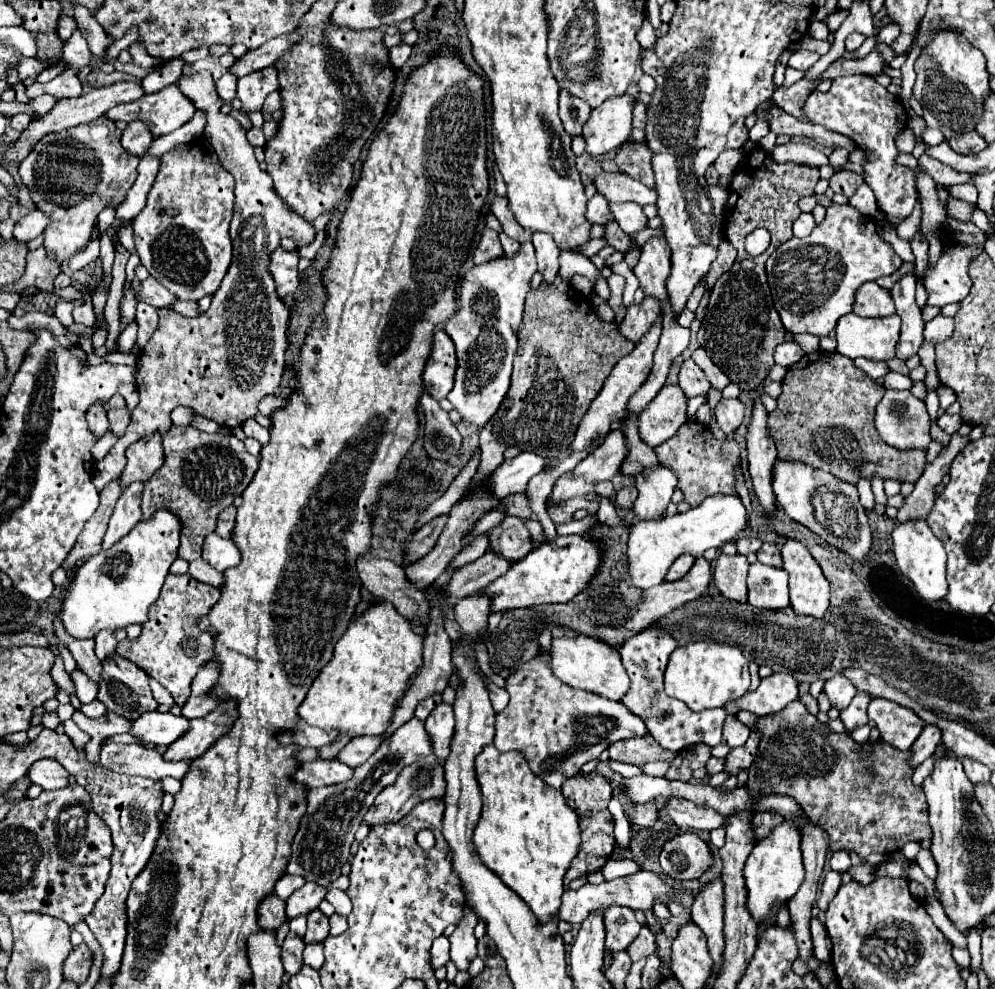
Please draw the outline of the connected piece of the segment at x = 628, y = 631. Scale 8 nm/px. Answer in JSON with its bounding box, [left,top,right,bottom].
[598,556,712,648]

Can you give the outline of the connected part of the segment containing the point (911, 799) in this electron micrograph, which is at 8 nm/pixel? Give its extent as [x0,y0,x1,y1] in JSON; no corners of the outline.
[748,700,932,858]

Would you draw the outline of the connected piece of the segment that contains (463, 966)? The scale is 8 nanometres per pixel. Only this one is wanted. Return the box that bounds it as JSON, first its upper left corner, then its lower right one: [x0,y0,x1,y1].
[448,902,478,970]

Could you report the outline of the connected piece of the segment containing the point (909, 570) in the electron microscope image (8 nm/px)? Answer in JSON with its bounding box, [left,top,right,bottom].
[892,520,948,602]

